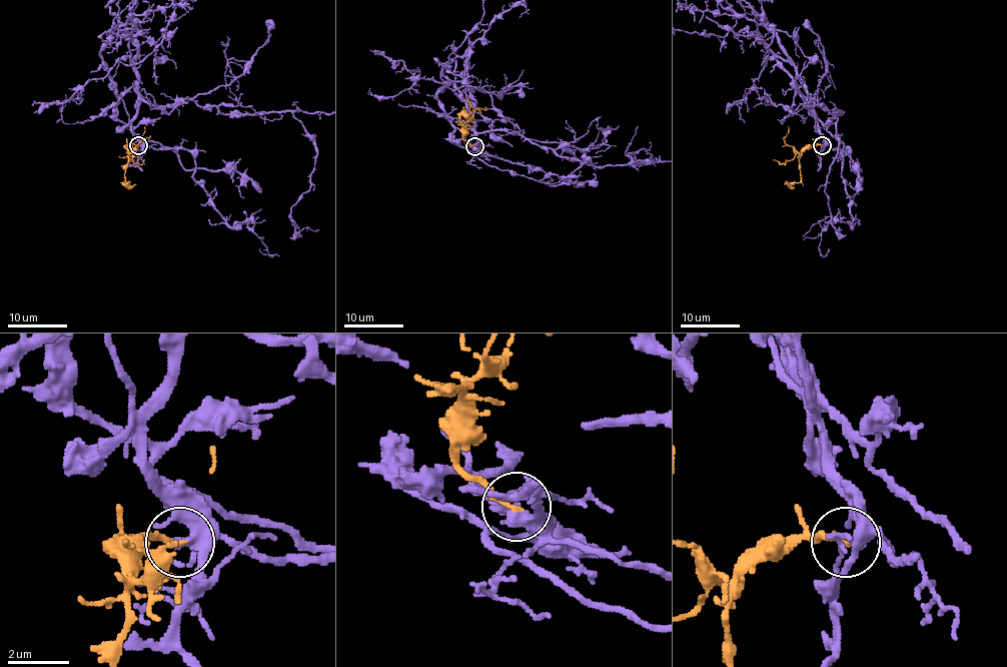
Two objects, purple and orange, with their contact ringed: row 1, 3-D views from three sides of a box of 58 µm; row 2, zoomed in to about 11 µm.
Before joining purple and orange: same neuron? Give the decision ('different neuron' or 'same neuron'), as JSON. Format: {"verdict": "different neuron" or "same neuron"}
{"verdict": "same neuron"}

